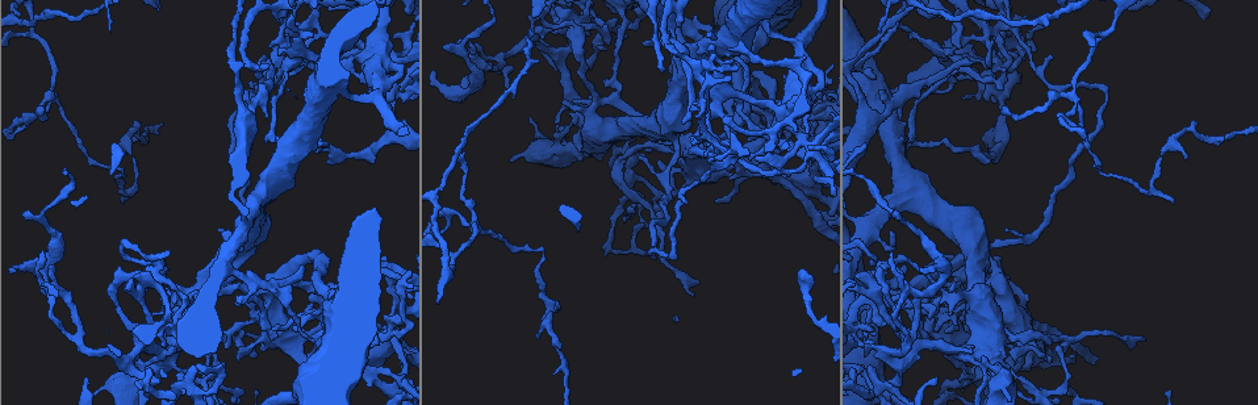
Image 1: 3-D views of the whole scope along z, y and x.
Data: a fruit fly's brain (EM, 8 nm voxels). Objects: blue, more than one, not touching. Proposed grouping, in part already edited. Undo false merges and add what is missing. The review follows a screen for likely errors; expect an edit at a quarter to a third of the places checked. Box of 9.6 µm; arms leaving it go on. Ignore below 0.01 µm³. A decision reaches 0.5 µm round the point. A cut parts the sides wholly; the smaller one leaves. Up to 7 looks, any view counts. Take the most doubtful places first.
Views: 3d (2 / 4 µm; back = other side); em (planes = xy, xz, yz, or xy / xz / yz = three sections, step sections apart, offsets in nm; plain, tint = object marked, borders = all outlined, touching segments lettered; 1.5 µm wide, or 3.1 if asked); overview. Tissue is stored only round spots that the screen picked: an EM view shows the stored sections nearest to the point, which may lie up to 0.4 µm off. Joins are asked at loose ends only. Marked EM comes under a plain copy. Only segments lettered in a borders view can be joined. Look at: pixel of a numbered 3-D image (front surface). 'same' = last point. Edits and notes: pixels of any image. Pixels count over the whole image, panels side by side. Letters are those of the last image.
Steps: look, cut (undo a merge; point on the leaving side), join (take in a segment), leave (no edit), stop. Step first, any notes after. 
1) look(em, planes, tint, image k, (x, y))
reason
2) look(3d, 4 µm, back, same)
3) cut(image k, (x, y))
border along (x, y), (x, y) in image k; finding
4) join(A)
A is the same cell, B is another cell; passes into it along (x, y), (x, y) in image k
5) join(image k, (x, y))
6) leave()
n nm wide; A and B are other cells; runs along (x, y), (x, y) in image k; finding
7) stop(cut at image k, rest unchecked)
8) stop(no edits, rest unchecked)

look(3d, 4 µm, image 1, (51, 96))
sharp bend

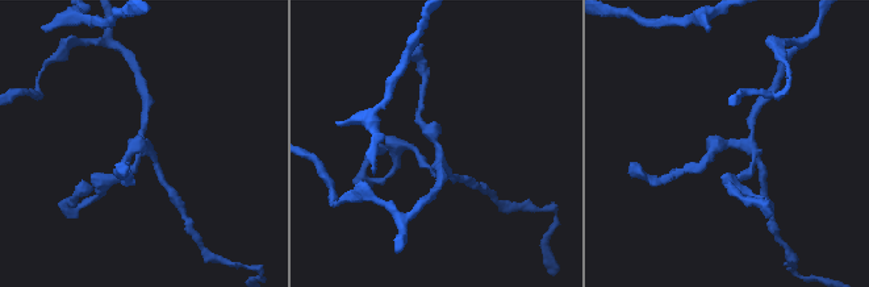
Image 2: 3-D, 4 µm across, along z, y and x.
look(em, planes, borders, image 2, (741, 147))

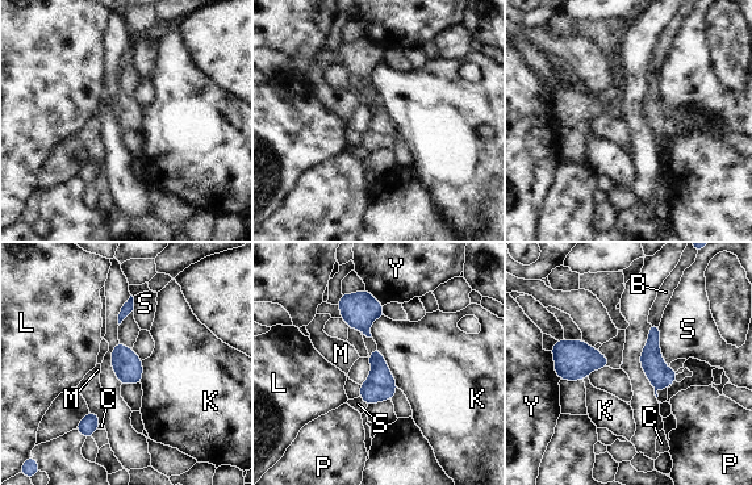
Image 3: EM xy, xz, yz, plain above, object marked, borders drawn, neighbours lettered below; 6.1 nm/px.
leave()
K touches over 280 nm; B, C, K, L, M, P, S and Y are other cells; border along (377, 346), (397, 387) in image 3; one neuron here

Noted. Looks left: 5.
look(3d, 4 µm, image 1, (615, 181))
sharp bend

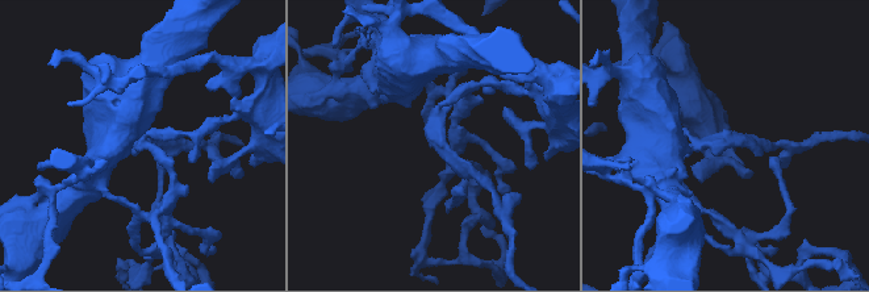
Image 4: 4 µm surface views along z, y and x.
look(em, xz, step 8, tint, image 4, (432, 140))

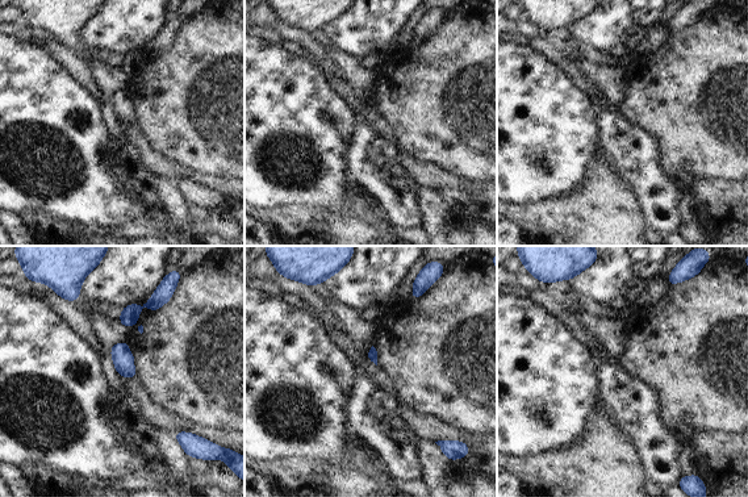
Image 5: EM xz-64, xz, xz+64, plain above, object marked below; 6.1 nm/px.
look(em, planes, borders, same)
another direction

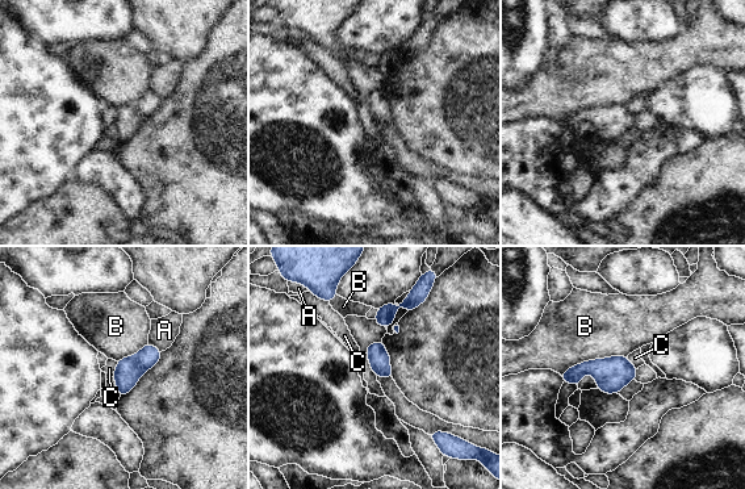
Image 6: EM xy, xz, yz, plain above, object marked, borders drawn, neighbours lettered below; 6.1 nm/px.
cut(image 6, (126, 375))
130 nm wide; A, B and C are other cells; border along (134, 356), (142, 372) in image 6; a second neuron is stuck on

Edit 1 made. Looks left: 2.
stop(cut at image 6, rest unchecked)

